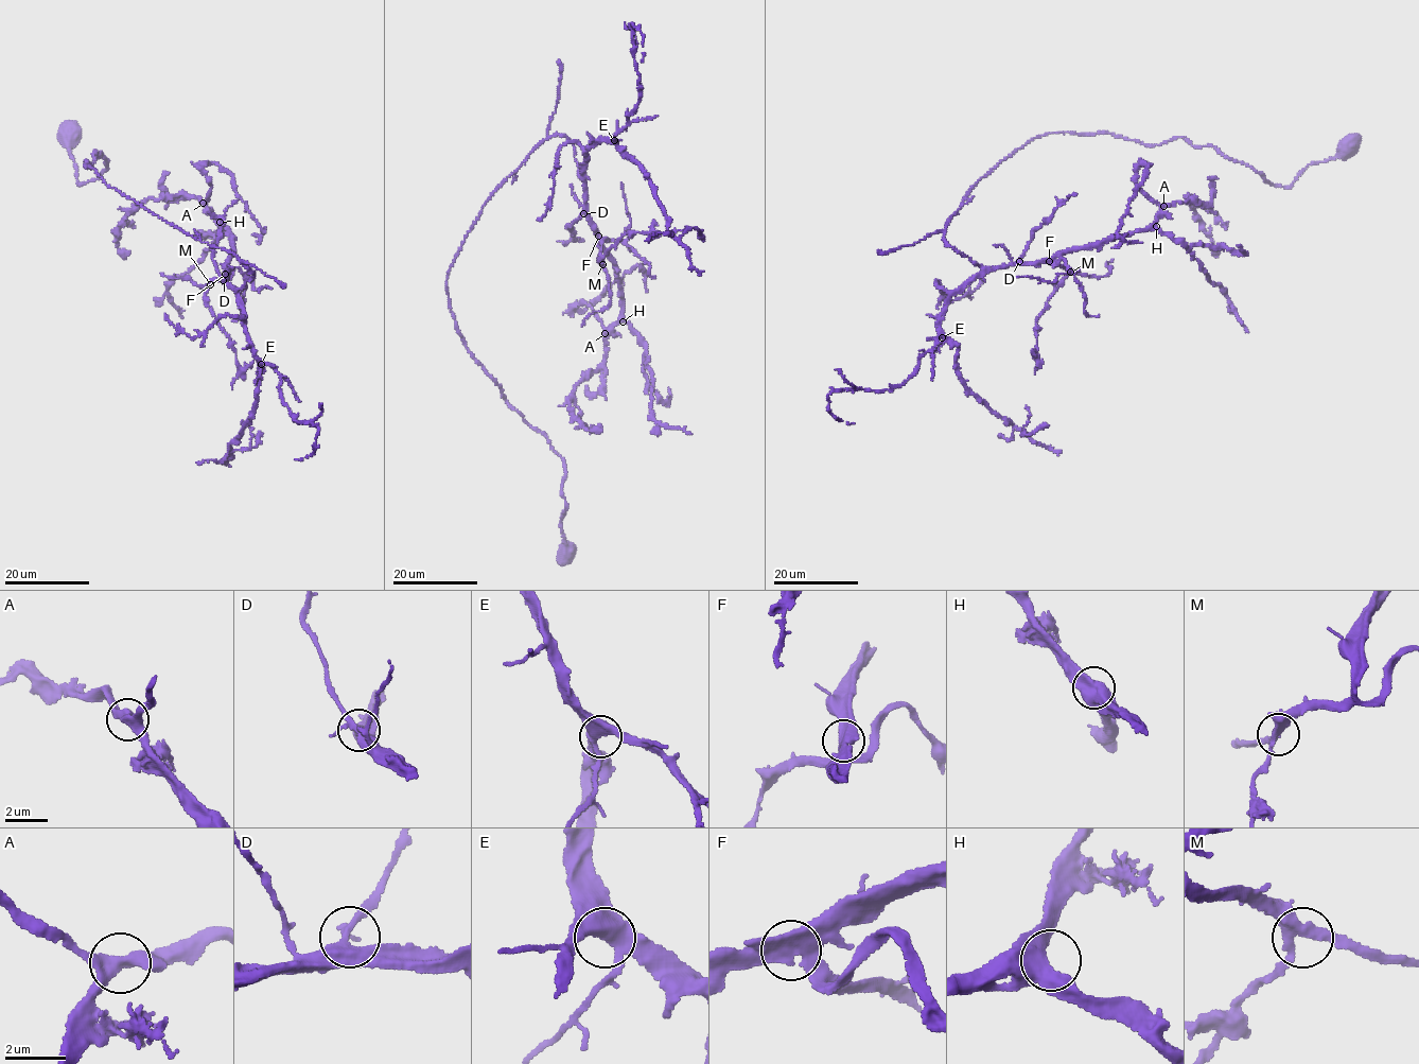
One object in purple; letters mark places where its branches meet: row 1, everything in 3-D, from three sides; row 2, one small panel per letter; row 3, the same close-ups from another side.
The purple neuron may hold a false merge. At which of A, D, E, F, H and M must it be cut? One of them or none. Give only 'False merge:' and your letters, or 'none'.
False merge: none

